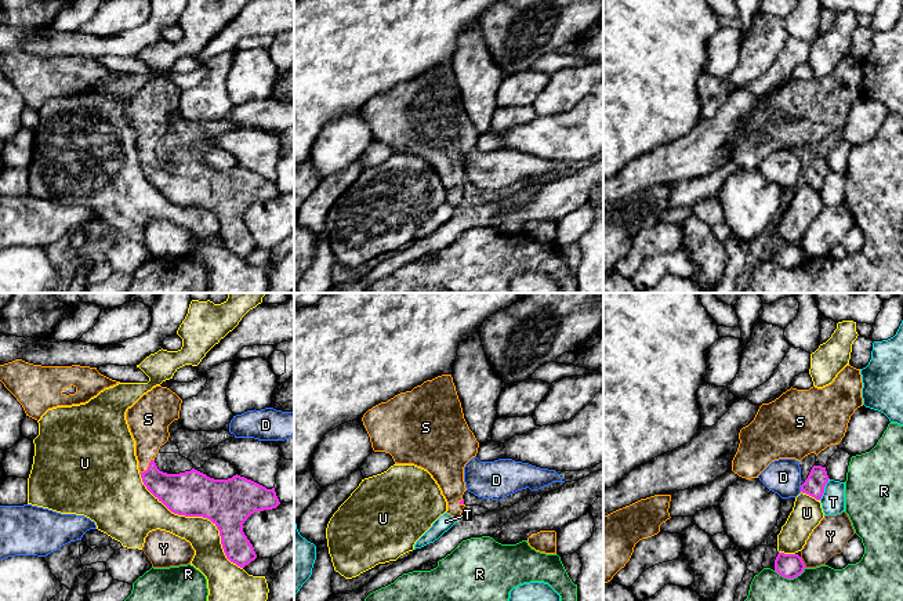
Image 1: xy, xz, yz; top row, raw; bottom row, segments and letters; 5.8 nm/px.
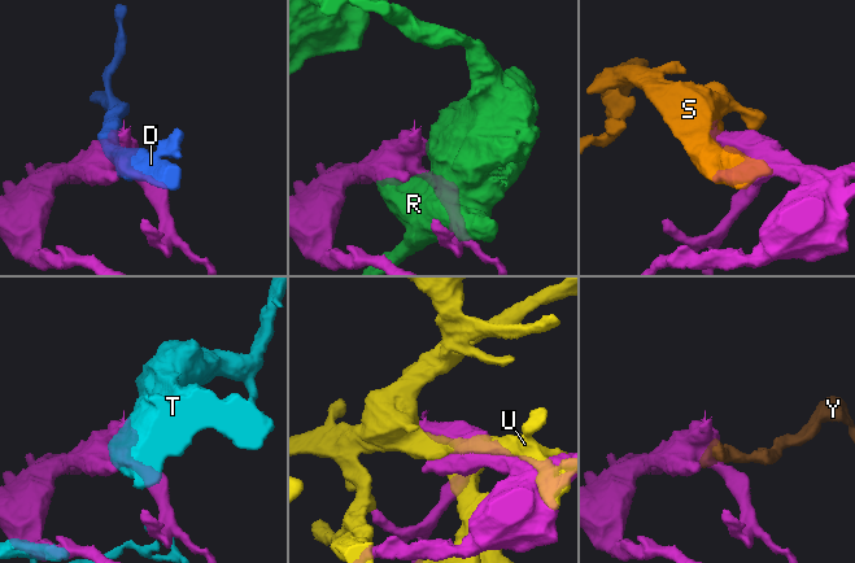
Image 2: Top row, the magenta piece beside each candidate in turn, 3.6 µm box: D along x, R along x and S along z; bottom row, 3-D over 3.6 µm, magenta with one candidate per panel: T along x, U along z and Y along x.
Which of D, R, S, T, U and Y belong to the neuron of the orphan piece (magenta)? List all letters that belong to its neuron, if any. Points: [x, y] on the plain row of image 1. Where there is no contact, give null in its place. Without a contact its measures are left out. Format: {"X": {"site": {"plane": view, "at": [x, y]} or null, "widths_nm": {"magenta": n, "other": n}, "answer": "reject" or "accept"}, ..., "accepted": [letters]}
{"D": {"site": {"plane": "yz", "at": [801, 178]}, "widths_nm": {"magenta": 120, "other": 200}, "answer": "reject"}, "R": {"site": {"plane": "yz", "at": [790, 268]}, "widths_nm": {"magenta": 140, "other": 400}, "answer": "reject"}, "S": {"site": {"plane": "xy", "at": [148, 158]}, "widths_nm": {"magenta": 240, "other": 220}, "answer": "accept"}, "T": {"site": {"plane": "yz", "at": [823, 180]}, "widths_nm": {"magenta": 120, "other": 140}, "answer": "reject"}, "U": {"site": {"plane": "xy", "at": [196, 206]}, "widths_nm": {"magenta": 280, "other": 180}, "answer": "reject"}, "Y": {"site": {"plane": "yz", "at": [802, 253]}, "widths_nm": {"magenta": 140, "other": 200}, "answer": "reject"}, "accepted": ["S"]}

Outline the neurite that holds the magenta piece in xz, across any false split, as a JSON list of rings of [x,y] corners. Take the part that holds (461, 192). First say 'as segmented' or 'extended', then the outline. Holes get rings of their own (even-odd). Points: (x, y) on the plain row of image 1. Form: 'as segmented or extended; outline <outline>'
extended; outline [[[452,65],[424,72],[369,99],[362,108],[374,142],[389,144],[395,155],[414,155],[427,160],[447,192],[447,204],[460,209],[467,181],[464,158],[476,146],[479,133],[469,120]]]

